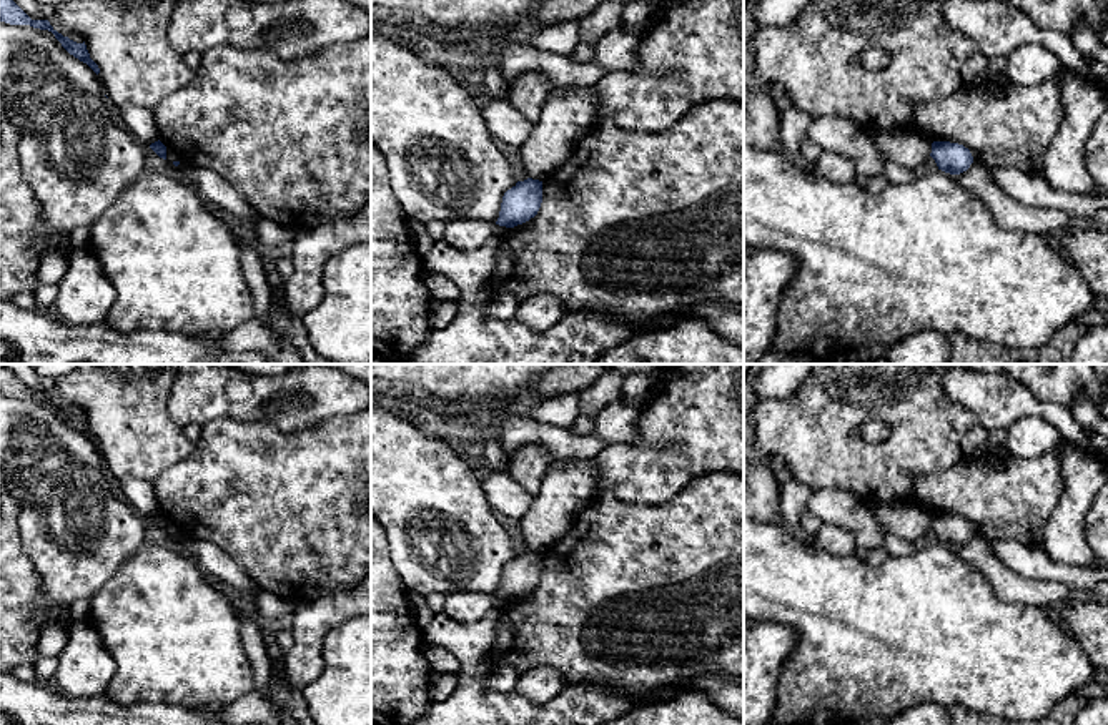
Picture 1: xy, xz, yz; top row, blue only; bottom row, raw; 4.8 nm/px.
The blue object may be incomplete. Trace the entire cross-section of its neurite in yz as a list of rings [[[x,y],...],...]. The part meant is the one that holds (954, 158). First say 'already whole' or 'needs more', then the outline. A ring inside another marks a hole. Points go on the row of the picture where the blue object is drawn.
already whole | [[[933,141],[930,156],[935,160],[938,170],[950,175],[960,175],[973,163],[968,148],[950,141]]]

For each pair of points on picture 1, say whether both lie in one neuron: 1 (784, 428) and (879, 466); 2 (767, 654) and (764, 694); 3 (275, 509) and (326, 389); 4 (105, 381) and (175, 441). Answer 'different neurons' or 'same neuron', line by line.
1: same neuron
2: same neuron
3: different neurons
4: same neuron

